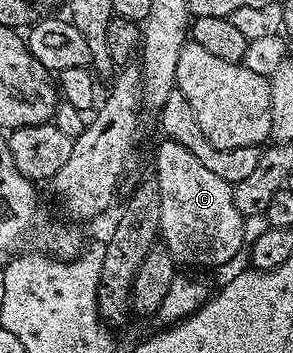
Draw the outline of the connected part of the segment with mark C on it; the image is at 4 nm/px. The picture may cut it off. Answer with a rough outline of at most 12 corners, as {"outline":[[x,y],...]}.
{"outline":[[187,147],[157,149],[160,240],[181,265],[246,244],[233,186]]}

